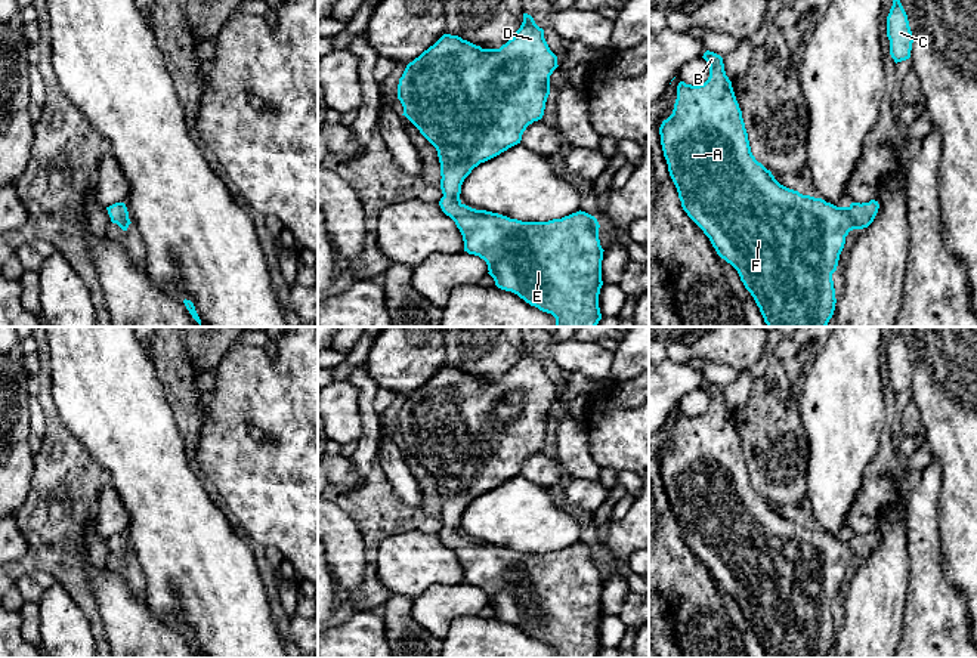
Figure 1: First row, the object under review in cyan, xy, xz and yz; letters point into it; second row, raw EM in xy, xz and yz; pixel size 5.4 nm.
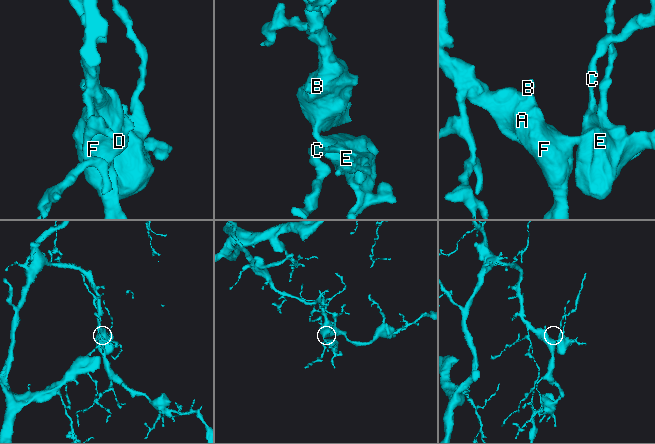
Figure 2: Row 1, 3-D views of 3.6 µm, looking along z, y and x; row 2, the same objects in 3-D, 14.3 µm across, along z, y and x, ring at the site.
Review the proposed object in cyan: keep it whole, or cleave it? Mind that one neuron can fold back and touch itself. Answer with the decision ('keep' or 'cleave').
keep

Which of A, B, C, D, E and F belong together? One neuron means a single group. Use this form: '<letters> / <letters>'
A B C D E F

